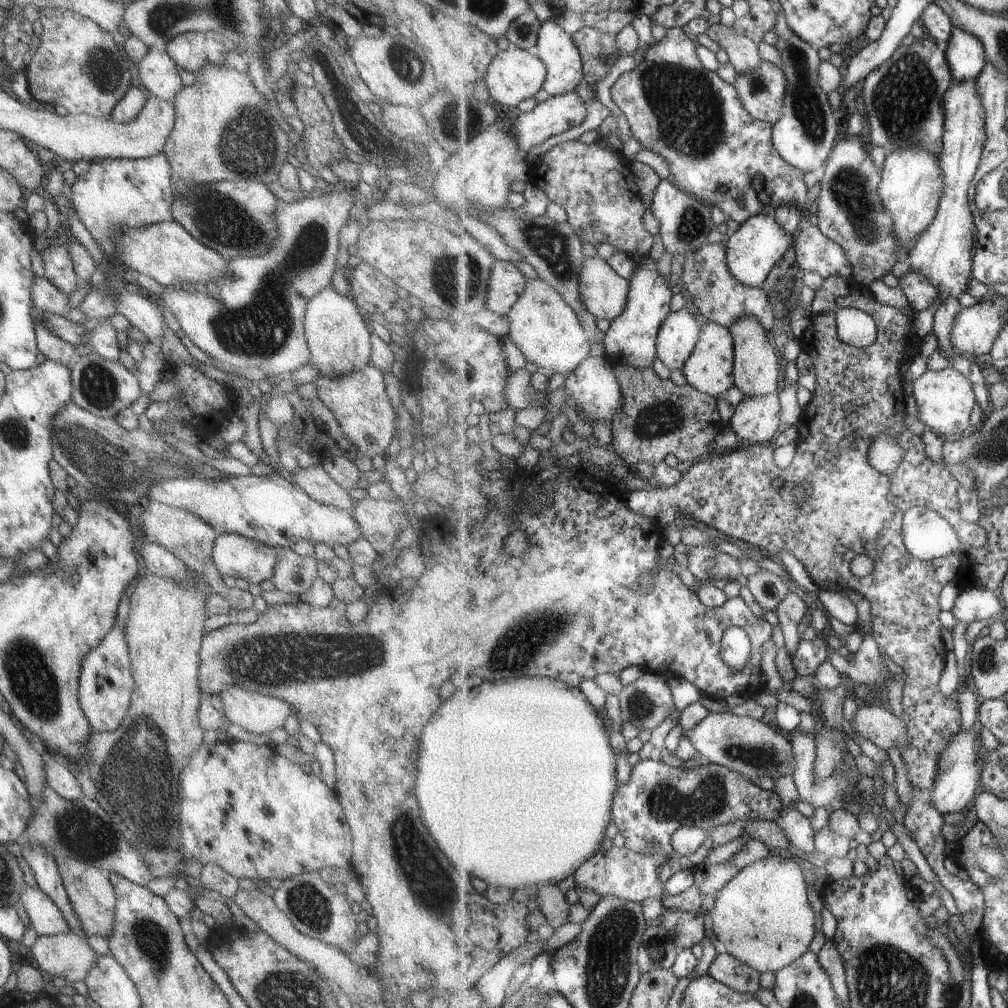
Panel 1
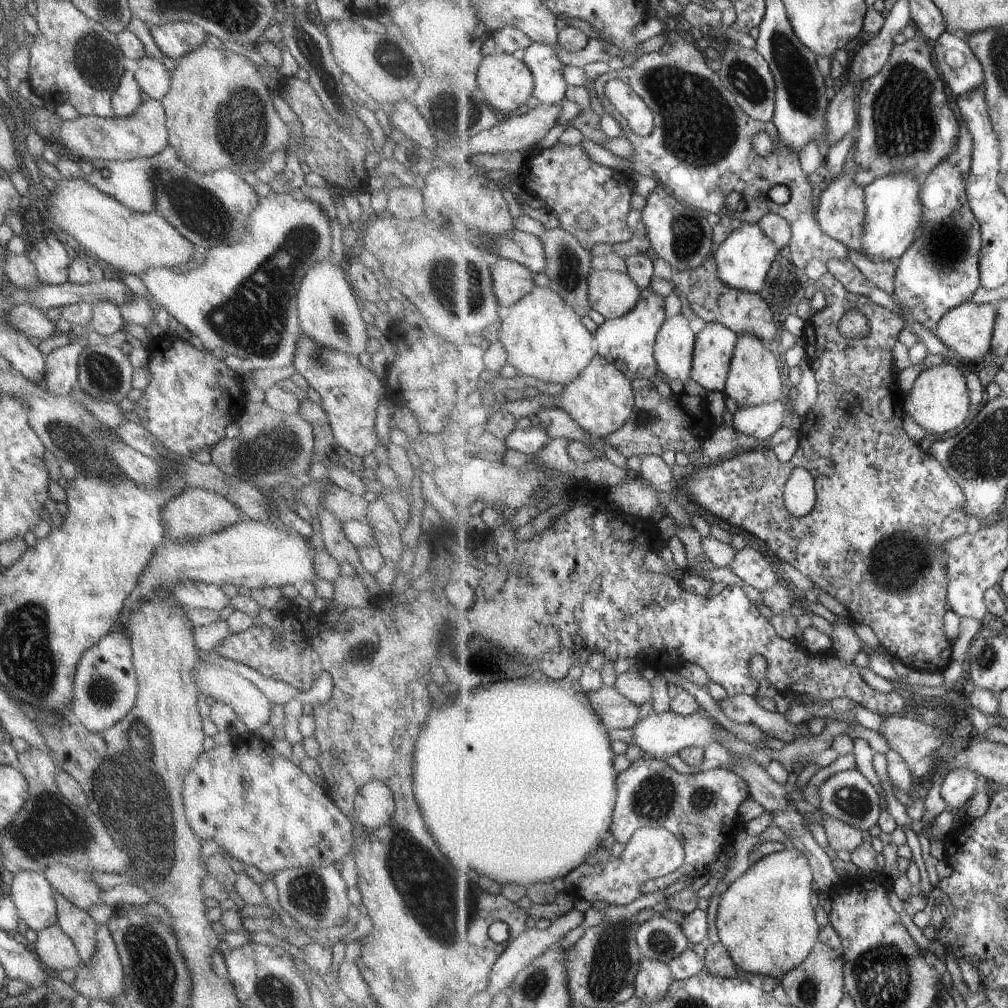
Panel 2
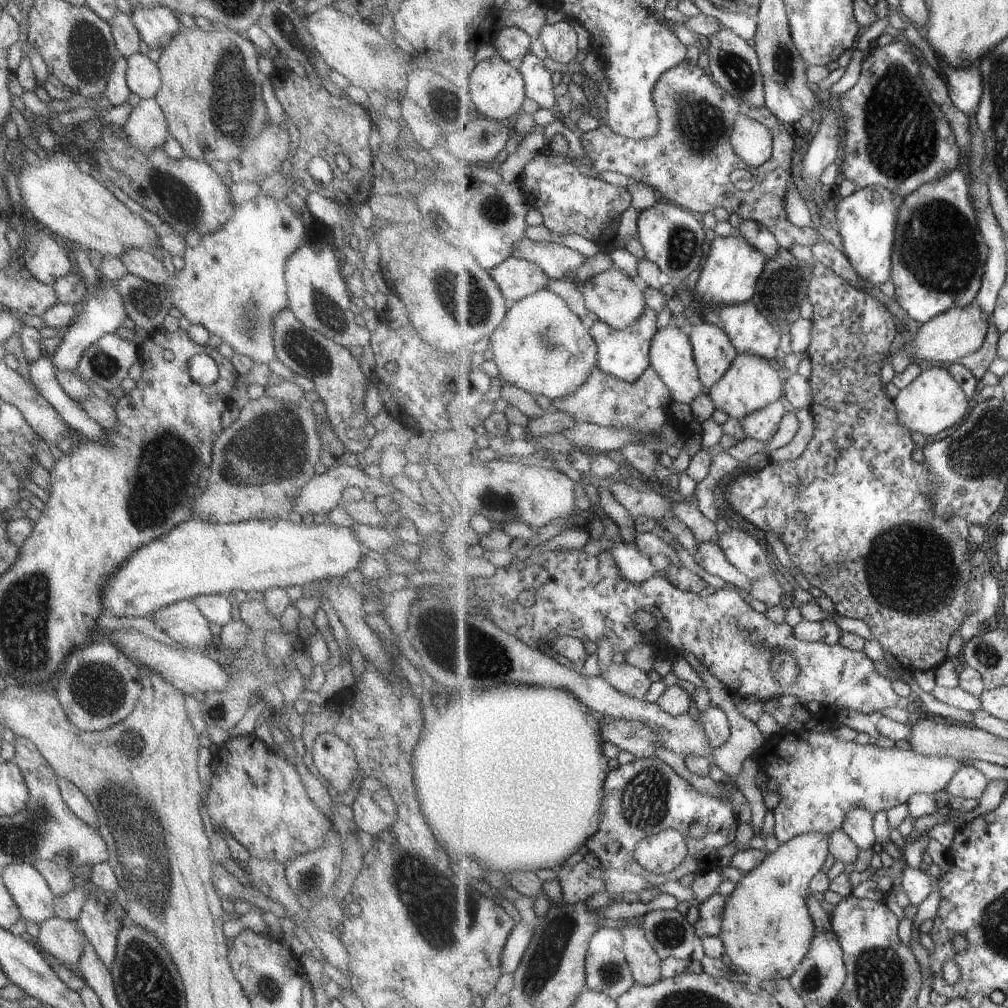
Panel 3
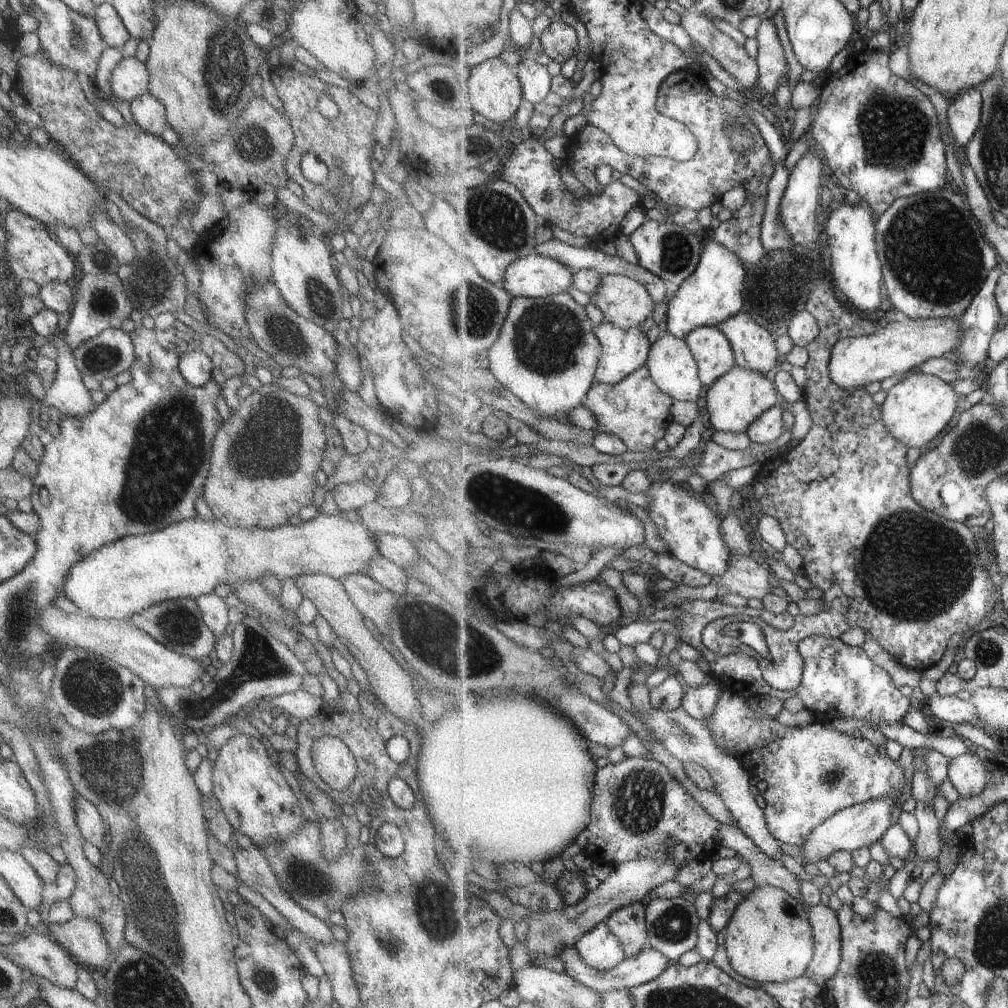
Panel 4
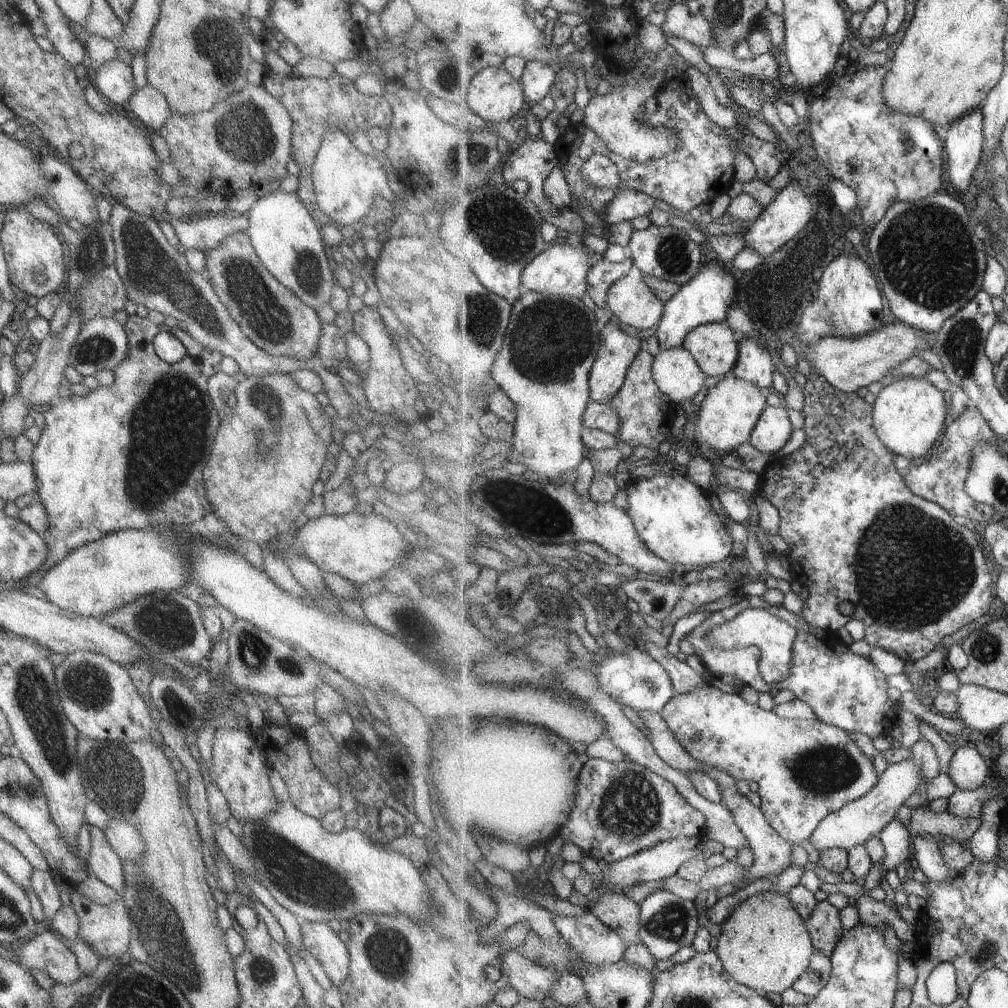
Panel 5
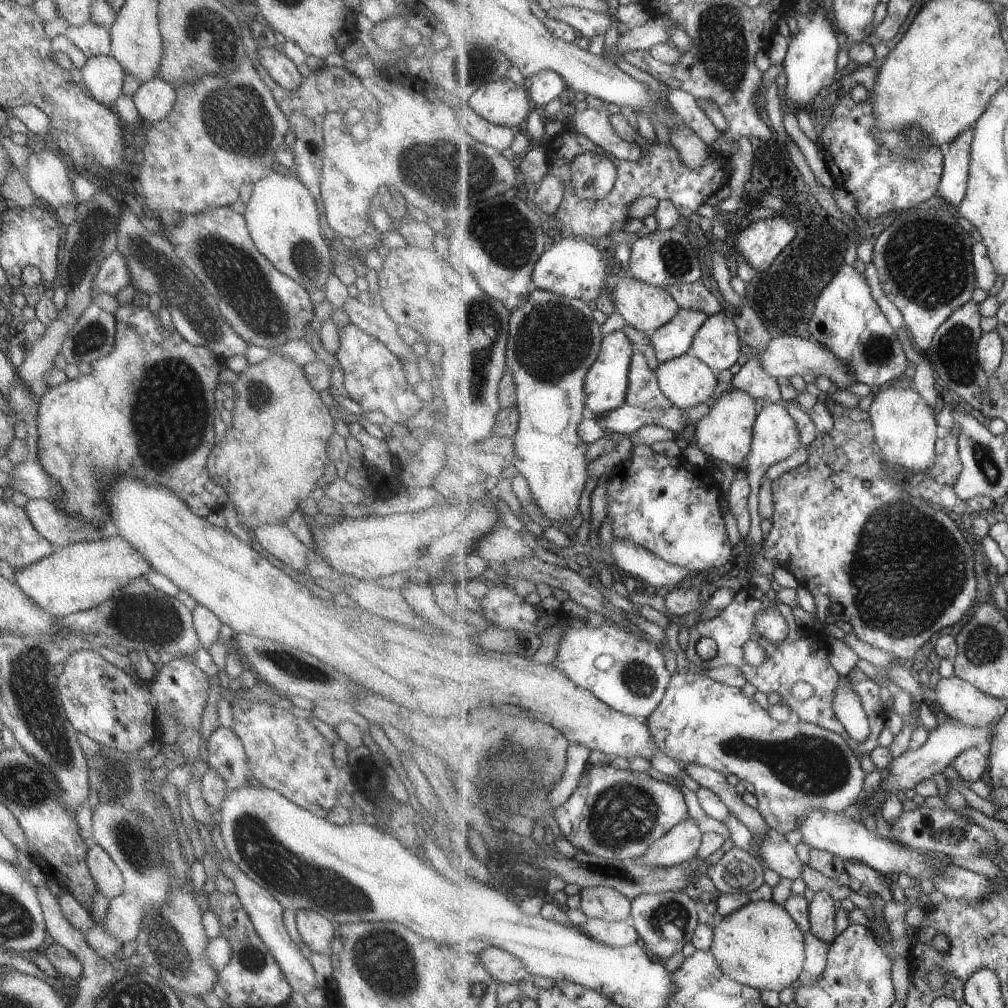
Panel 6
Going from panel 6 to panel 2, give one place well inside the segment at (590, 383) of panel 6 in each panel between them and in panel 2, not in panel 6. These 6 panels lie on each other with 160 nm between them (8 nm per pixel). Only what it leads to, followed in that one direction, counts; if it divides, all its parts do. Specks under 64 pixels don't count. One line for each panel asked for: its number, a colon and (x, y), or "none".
2: (628, 342)
3: (625, 354)
4: (625, 351)
5: (618, 350)

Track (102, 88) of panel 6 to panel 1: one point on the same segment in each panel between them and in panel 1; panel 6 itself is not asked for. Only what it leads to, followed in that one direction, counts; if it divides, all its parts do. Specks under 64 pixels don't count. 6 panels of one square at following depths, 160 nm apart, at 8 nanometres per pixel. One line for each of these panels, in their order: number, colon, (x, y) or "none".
1: (160, 76)
2: (152, 78)
3: (142, 78)
4: (129, 78)
5: (112, 80)

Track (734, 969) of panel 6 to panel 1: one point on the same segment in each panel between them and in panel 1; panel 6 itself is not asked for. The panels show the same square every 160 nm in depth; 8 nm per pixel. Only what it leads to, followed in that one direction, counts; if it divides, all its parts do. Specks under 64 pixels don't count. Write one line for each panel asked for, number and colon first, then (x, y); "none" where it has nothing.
1: (763, 917)
2: (766, 919)
3: (767, 929)
4: (770, 938)
5: (766, 945)

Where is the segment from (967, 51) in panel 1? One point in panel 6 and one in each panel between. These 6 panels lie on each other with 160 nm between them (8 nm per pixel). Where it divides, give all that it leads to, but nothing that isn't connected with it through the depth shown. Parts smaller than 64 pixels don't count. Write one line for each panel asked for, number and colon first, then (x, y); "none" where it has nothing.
2: (962, 70)
3: (965, 85)
4: (964, 113)
5: (964, 140)
6: (957, 155)

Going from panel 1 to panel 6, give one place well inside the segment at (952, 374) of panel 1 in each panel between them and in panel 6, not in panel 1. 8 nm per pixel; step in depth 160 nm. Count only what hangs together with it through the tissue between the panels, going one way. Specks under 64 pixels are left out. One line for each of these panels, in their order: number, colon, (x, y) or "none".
2: (939, 401)
3: (934, 401)
4: (917, 409)
5: (910, 413)
6: (905, 426)

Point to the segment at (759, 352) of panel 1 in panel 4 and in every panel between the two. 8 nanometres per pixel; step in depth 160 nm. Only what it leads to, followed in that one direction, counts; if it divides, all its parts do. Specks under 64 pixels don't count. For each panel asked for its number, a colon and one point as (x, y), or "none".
2: (755, 378)
3: (751, 384)
4: (742, 395)

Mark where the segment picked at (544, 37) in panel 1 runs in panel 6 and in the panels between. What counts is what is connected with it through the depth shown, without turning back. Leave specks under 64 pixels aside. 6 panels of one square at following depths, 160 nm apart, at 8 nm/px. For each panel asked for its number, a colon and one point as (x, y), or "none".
2: (548, 69)
3: (539, 81)
4: (536, 80)
5: (538, 78)
6: (546, 85)

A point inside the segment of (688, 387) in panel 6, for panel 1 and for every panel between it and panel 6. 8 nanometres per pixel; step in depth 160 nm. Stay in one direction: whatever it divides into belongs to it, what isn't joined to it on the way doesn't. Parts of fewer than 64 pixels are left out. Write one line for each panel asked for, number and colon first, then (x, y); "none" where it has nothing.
1: (677, 339)
2: (674, 347)
3: (671, 355)
4: (672, 365)
5: (675, 370)

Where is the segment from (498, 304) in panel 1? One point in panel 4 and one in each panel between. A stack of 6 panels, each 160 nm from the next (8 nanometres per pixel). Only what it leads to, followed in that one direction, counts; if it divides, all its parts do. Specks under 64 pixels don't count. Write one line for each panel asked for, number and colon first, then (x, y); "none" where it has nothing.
2: (512, 282)
3: (518, 278)
4: (535, 275)

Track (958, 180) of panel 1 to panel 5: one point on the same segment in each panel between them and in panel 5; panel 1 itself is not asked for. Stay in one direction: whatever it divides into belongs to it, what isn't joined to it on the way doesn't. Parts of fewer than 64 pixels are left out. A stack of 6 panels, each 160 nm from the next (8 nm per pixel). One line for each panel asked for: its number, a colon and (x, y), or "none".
2: (941, 270)
3: (940, 256)
4: (935, 253)
5: (928, 273)

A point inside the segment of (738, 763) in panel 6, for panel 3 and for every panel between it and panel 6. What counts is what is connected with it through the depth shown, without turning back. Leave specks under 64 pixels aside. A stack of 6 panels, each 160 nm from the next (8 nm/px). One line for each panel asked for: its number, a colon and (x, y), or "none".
3: (821, 778)
4: (812, 772)
5: (806, 769)

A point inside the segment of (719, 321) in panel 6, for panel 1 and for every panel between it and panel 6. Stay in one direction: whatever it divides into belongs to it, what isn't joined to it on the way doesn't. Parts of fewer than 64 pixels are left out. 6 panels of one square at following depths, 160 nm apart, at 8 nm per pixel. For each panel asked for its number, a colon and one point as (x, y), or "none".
1: (711, 369)
2: (715, 344)
3: (715, 353)
4: (715, 354)
5: (715, 346)

